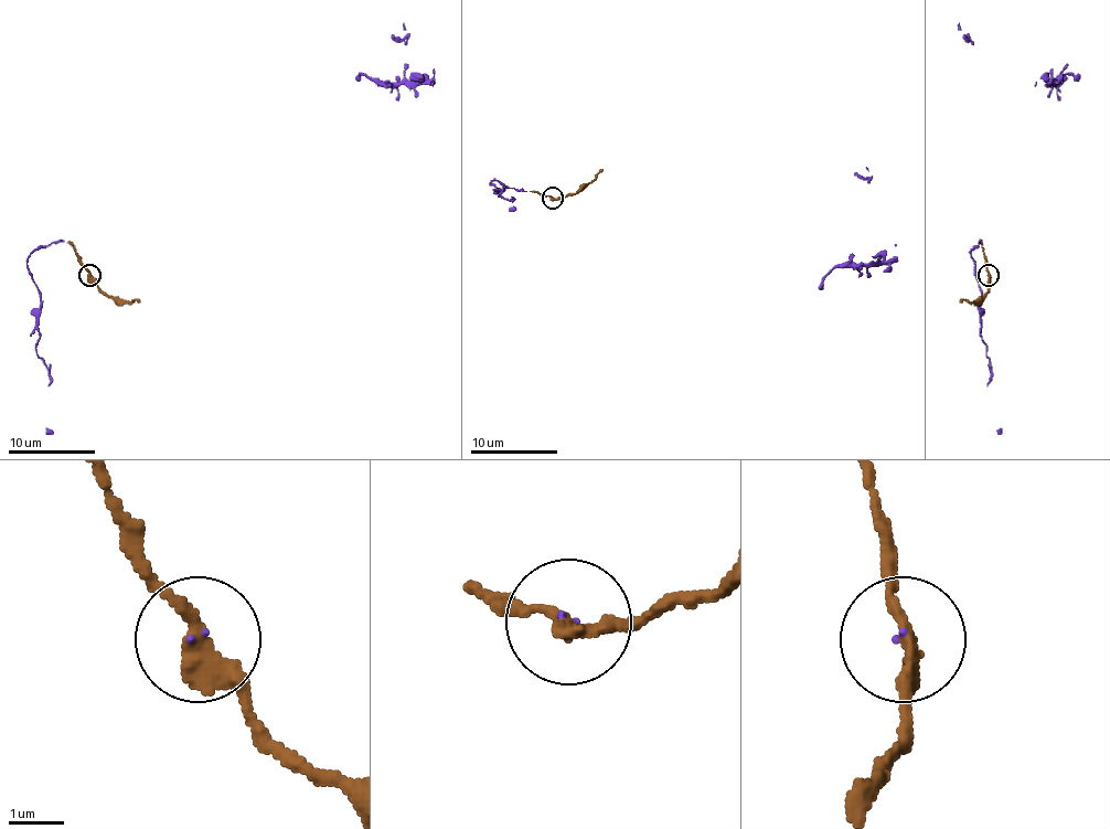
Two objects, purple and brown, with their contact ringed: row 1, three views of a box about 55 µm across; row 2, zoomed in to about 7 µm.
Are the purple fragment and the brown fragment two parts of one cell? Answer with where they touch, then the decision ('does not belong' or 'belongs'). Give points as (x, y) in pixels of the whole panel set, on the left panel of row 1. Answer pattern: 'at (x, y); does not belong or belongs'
at (89, 275); belongs

